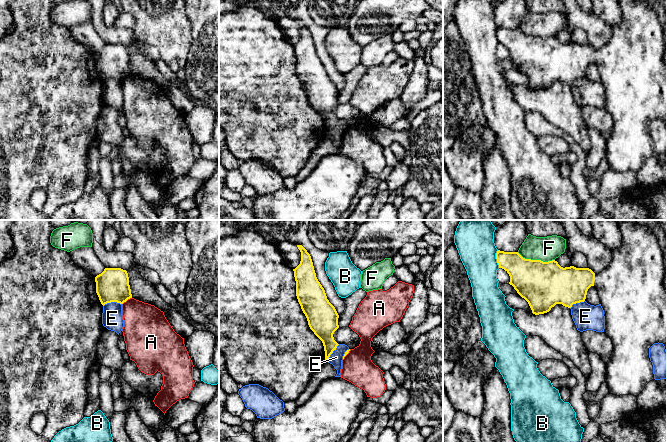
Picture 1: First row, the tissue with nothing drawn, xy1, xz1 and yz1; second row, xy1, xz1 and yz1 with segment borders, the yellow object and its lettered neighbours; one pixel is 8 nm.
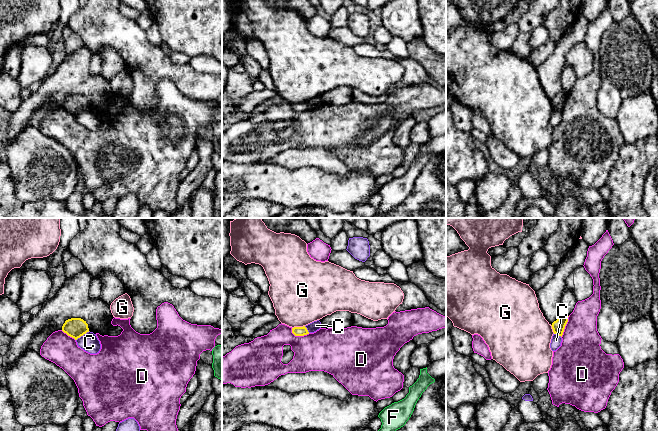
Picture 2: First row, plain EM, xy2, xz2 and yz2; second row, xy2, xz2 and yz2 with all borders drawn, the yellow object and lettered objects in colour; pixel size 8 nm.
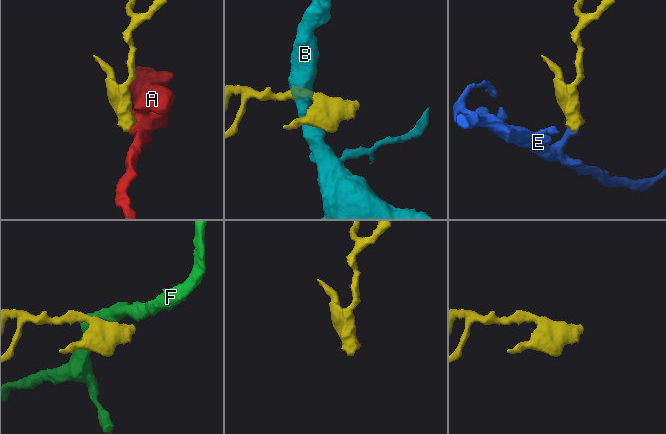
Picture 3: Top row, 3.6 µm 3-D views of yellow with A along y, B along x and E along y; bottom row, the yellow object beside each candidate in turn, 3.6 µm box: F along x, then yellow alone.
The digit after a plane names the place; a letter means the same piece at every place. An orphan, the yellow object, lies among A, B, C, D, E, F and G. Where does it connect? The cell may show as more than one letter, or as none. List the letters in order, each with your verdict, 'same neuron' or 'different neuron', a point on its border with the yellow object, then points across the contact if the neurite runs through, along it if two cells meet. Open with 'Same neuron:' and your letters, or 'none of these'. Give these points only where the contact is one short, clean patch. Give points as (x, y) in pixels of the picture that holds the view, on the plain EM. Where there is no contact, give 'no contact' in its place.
Same neuron: none of these
A: different neuron | xy1 (126, 76) | along xy1 (131, 73), (122, 80)
B: different neuron | yz1 (496, 34) | along yz1 (497, 26), (496, 38), (499, 43)
C: different neuron | xy2 (82, 111) | along xy2 (89, 107), (76, 116)
D: different neuron | xz2 (299, 111)
E: different neuron | xy1 (112, 77) | along xy1 (121, 79), (107, 78), (103, 82)
F: different neuron | yz1 (536, 36)
G: different neuron | xz2 (298, 103) | along xz2 (304, 101), (292, 104)

